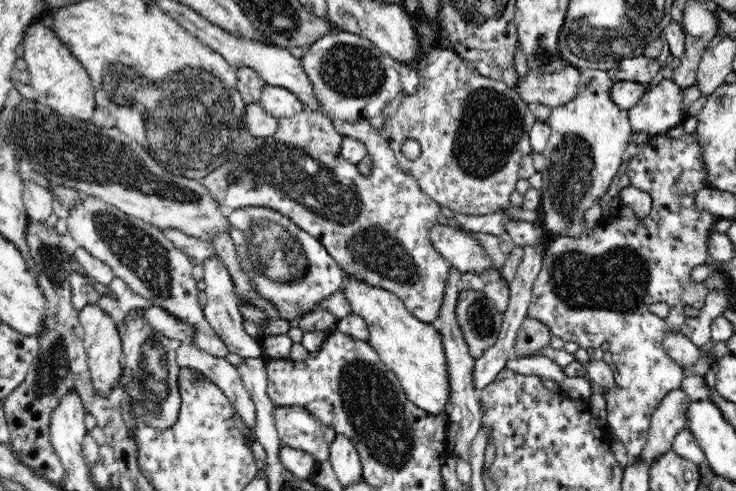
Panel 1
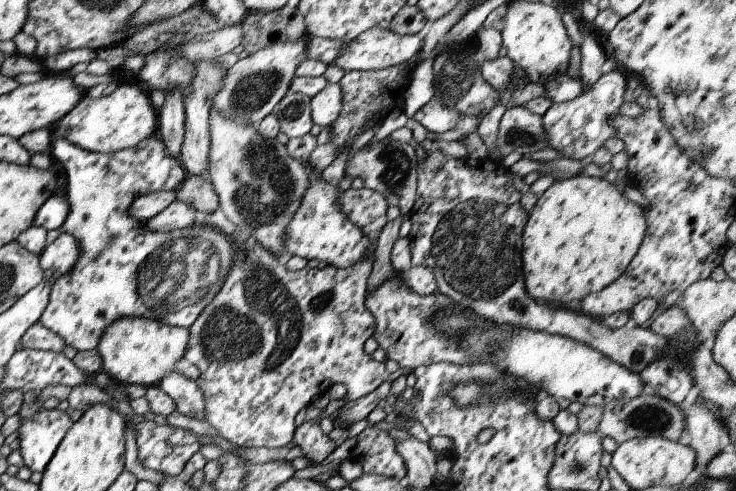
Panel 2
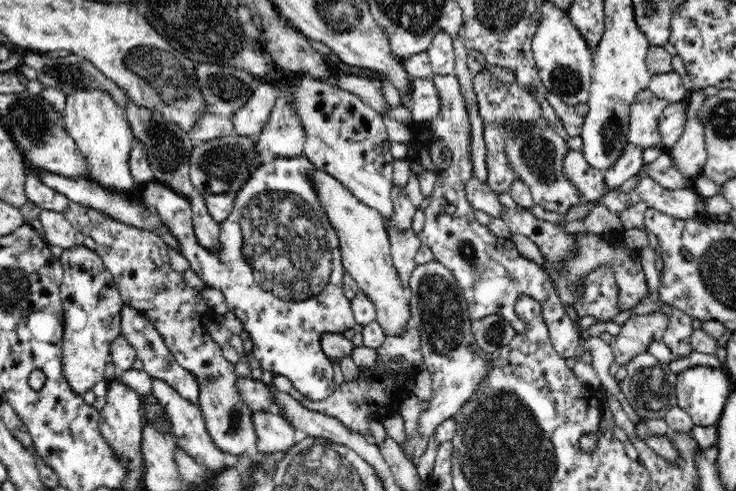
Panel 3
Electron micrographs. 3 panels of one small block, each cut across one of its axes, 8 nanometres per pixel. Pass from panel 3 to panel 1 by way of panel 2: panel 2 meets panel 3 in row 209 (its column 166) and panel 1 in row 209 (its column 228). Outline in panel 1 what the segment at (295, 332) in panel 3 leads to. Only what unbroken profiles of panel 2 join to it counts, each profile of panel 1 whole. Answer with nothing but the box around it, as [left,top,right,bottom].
[228,207,345,320]

